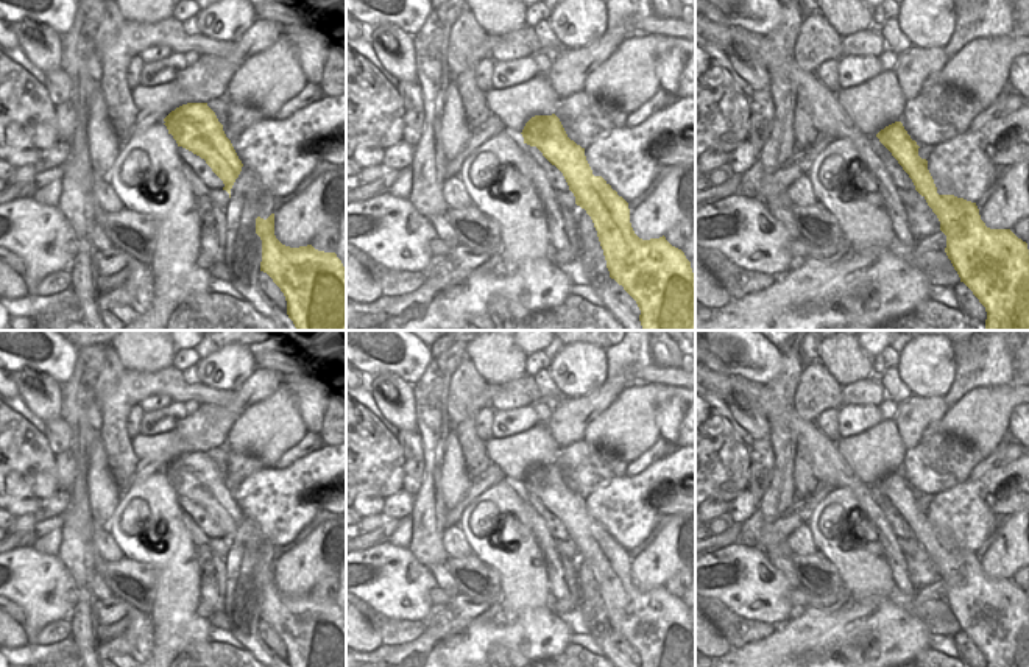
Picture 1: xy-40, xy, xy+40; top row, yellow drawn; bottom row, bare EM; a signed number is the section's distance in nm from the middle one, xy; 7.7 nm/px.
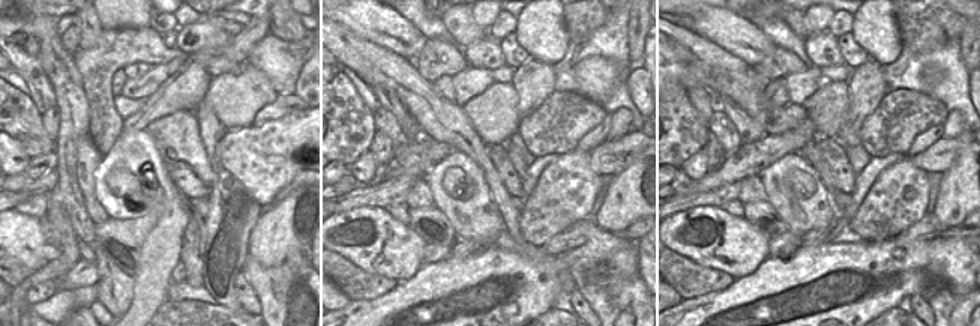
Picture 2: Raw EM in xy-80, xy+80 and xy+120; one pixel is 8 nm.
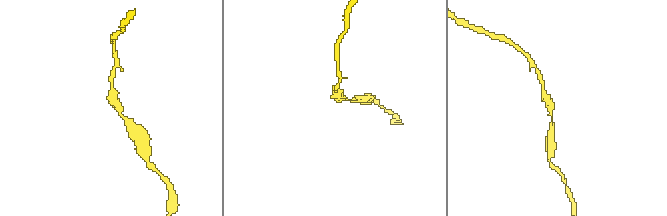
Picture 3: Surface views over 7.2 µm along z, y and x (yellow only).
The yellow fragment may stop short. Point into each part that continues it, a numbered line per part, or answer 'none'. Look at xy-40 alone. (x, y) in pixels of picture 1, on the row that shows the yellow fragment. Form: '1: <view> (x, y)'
none

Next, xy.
none

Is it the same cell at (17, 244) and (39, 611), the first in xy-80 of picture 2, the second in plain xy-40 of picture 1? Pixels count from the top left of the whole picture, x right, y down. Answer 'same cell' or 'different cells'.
same cell

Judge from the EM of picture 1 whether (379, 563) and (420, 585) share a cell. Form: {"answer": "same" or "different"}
{"answer": "same"}

